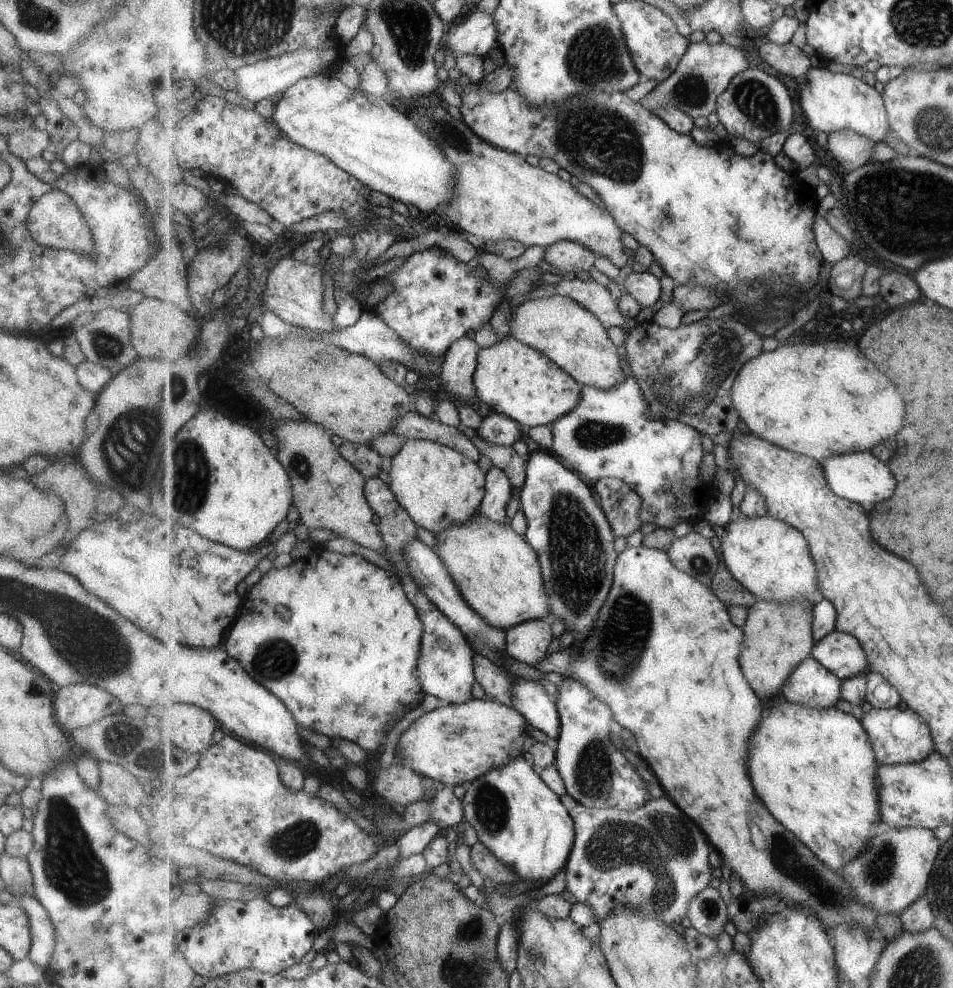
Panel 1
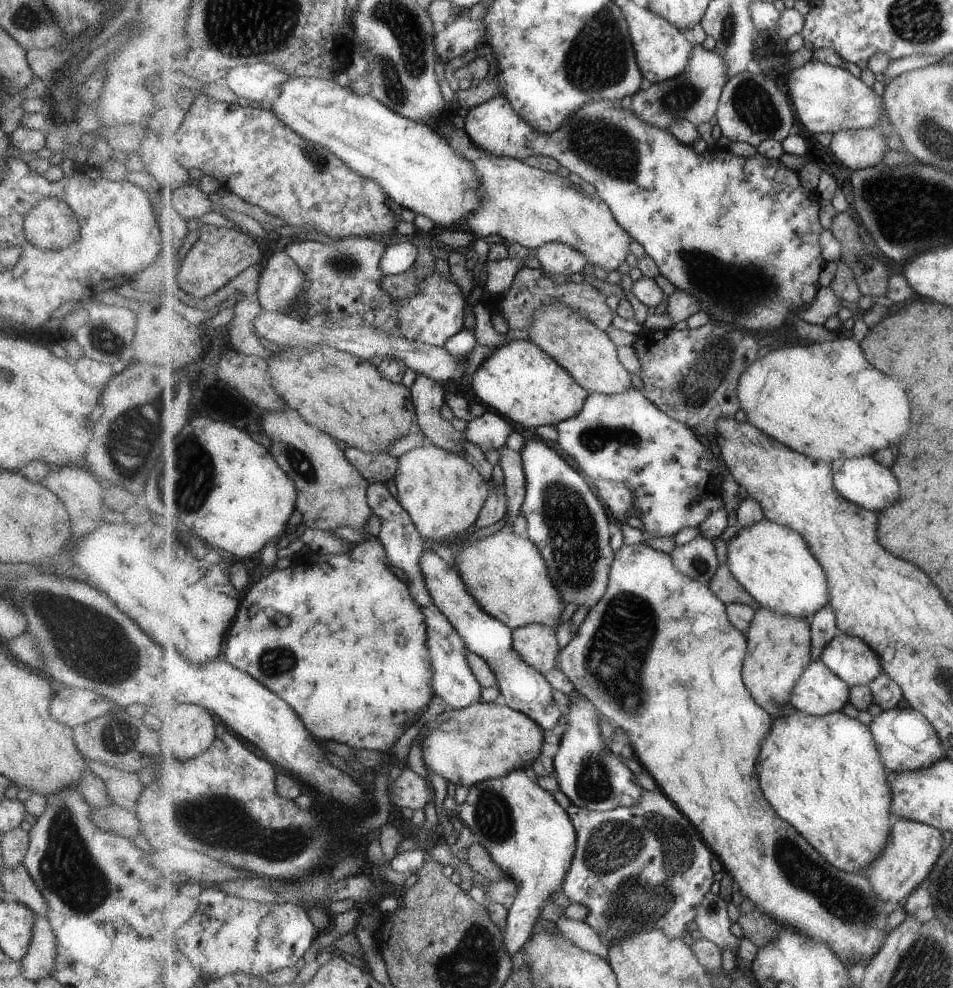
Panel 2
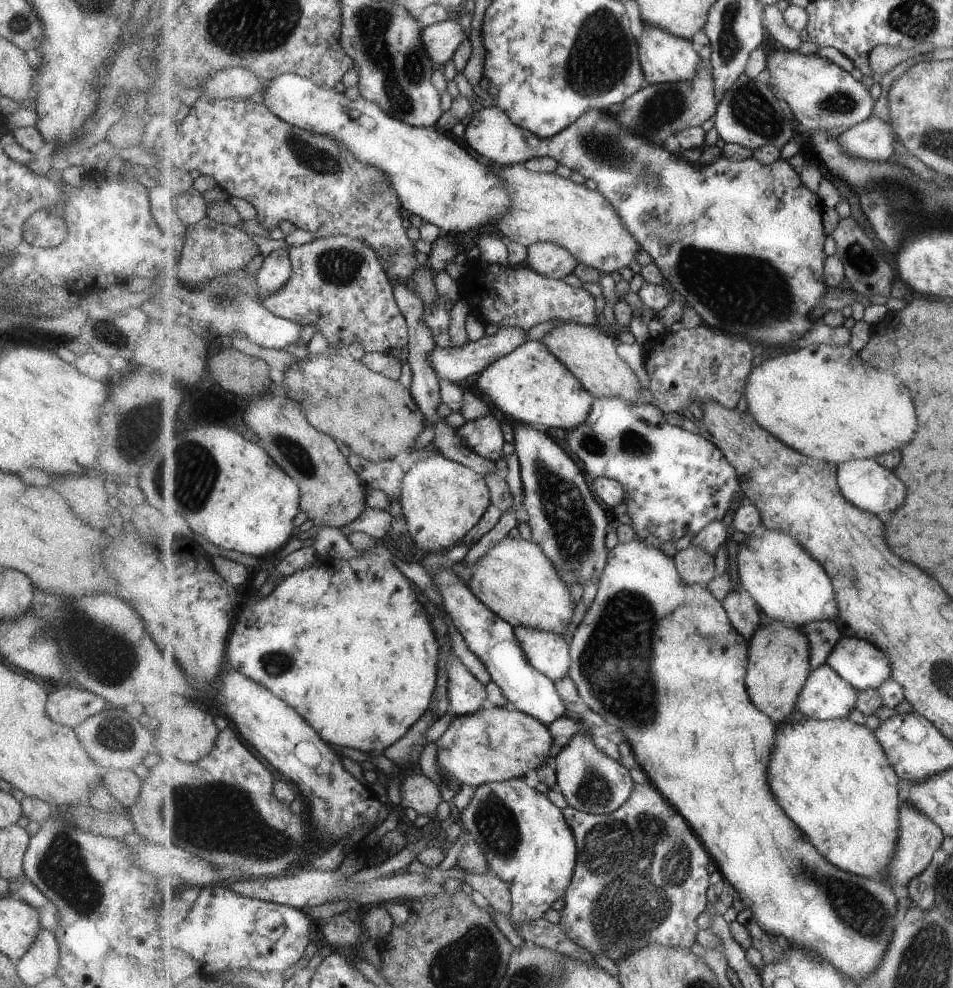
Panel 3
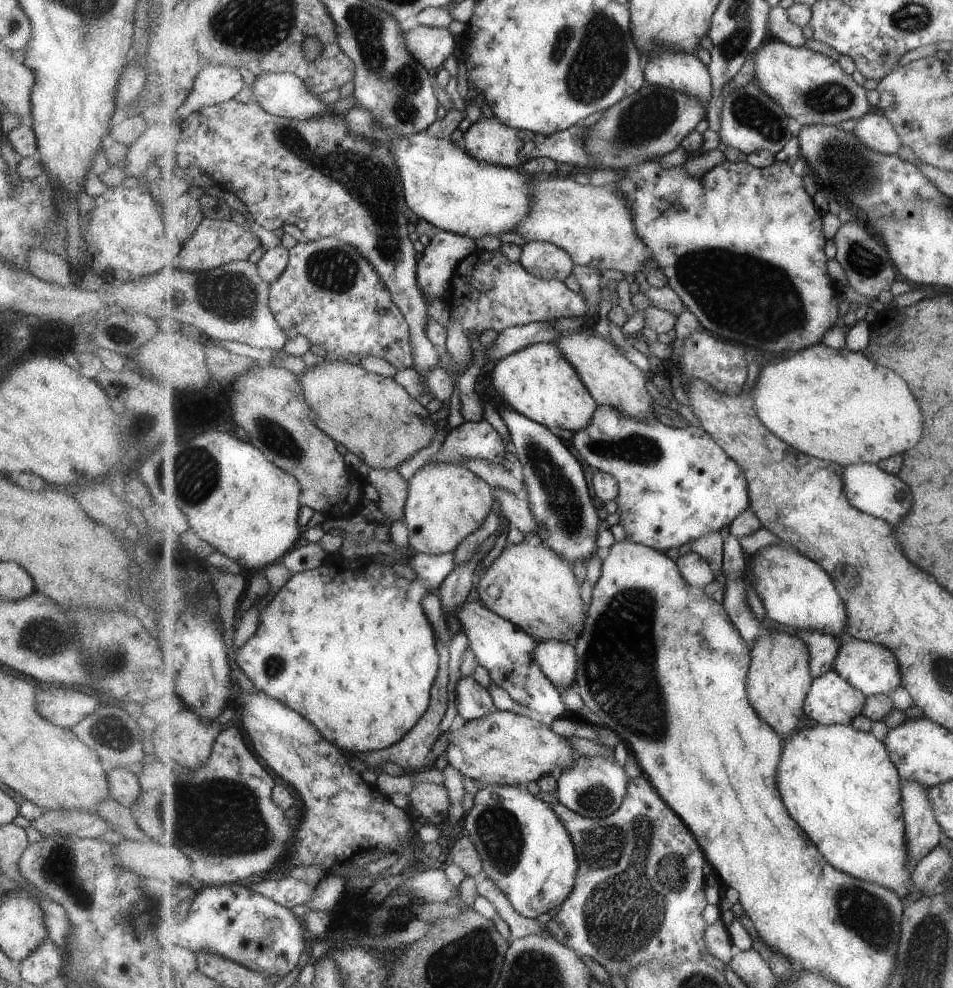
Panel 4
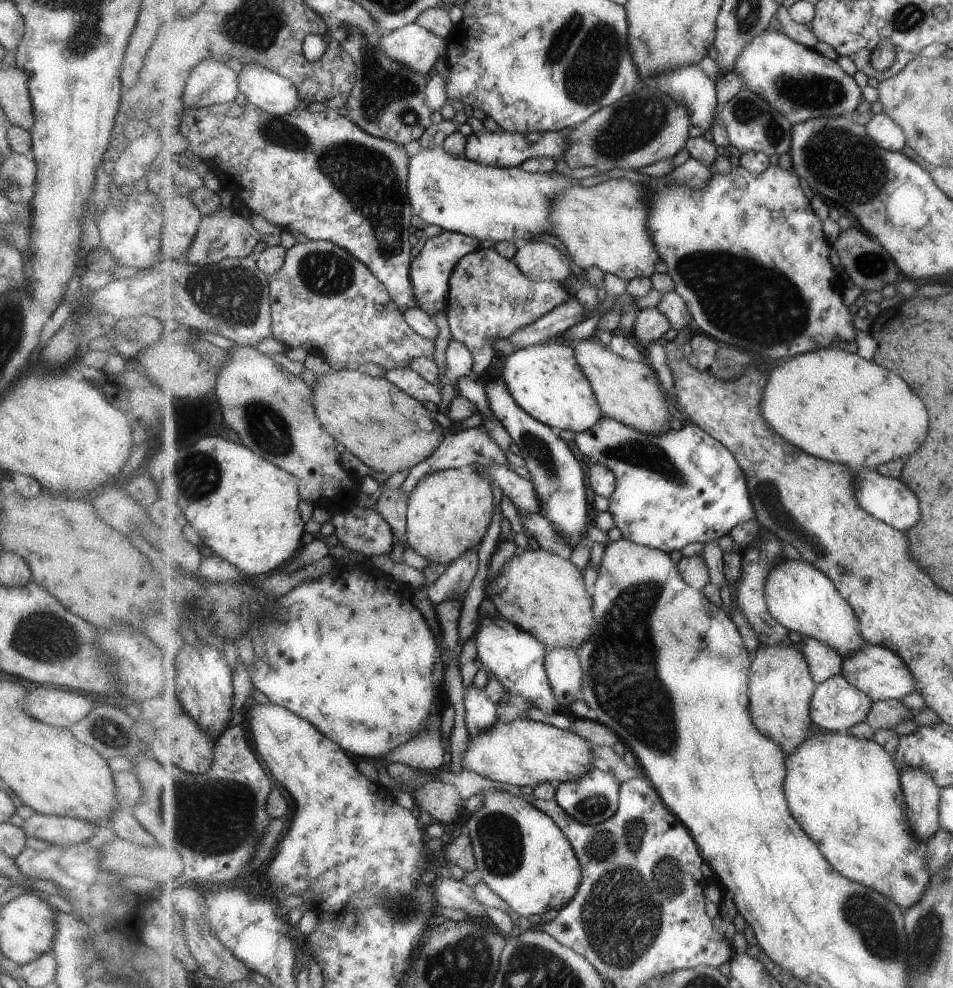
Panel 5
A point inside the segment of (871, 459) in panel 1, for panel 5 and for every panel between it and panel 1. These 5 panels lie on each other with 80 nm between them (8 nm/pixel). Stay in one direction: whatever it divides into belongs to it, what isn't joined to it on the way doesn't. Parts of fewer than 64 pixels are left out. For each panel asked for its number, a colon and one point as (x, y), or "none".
2: (864, 481)
3: (866, 483)
4: (879, 493)
5: (889, 499)

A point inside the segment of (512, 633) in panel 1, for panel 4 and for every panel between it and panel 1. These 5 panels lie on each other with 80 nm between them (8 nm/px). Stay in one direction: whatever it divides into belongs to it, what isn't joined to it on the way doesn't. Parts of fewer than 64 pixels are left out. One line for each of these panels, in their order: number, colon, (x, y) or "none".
2: (537, 644)
3: (549, 652)
4: (559, 660)

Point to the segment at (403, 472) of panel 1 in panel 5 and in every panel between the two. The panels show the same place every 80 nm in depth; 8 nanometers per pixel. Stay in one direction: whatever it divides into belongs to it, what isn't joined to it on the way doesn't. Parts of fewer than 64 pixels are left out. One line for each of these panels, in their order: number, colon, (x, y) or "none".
2: (444, 493)
3: (442, 500)
4: (446, 503)
5: (449, 513)

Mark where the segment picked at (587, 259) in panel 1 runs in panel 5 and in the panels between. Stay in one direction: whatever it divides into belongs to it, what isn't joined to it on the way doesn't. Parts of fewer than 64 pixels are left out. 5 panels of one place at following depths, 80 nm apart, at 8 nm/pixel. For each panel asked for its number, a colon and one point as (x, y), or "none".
2: (556, 258)
3: (553, 261)
4: (546, 260)
5: (542, 262)

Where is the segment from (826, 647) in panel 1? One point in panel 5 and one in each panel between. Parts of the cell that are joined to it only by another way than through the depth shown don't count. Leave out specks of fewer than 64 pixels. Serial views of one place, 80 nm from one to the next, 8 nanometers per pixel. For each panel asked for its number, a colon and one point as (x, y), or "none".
2: (851, 658)
3: (865, 665)
4: (874, 669)
5: (877, 670)

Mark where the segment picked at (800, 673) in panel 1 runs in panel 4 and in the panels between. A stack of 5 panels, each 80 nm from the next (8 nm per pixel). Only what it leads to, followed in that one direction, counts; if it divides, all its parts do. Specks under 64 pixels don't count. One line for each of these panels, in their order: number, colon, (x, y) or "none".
2: (820, 692)
3: (827, 695)
4: (832, 700)

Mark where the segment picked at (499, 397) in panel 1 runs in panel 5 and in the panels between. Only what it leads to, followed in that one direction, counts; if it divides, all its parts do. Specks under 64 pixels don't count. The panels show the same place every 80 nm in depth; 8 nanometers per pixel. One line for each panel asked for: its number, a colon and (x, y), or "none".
2: (520, 381)
3: (533, 385)
4: (539, 381)
5: (547, 380)

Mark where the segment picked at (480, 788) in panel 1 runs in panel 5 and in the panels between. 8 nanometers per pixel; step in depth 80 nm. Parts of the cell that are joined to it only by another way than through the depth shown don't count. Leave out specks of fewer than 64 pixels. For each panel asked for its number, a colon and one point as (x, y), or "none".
2: (525, 830)
3: (528, 842)
4: (525, 849)
5: (522, 855)

